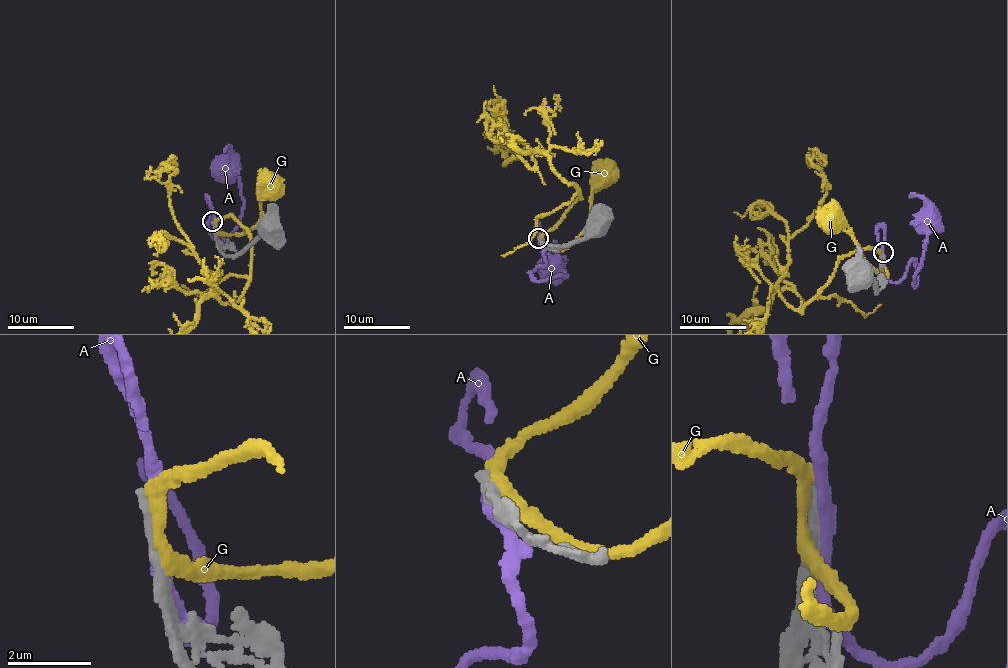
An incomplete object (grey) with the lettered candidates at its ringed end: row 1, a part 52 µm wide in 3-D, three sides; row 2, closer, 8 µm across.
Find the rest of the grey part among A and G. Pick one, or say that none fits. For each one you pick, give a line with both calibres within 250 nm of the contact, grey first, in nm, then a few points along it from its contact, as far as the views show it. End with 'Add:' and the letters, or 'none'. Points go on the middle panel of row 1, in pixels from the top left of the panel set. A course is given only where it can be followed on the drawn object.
Add: none

